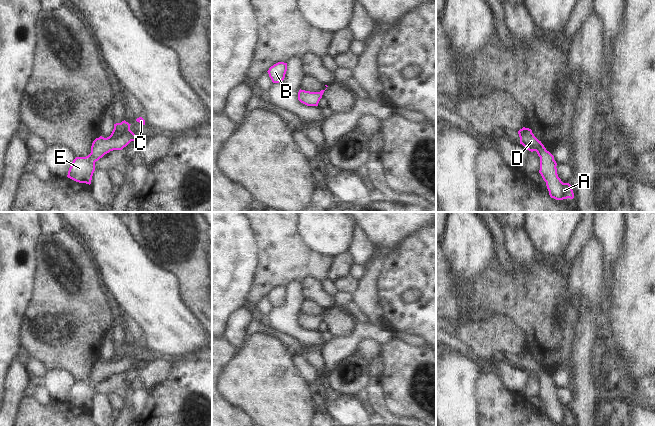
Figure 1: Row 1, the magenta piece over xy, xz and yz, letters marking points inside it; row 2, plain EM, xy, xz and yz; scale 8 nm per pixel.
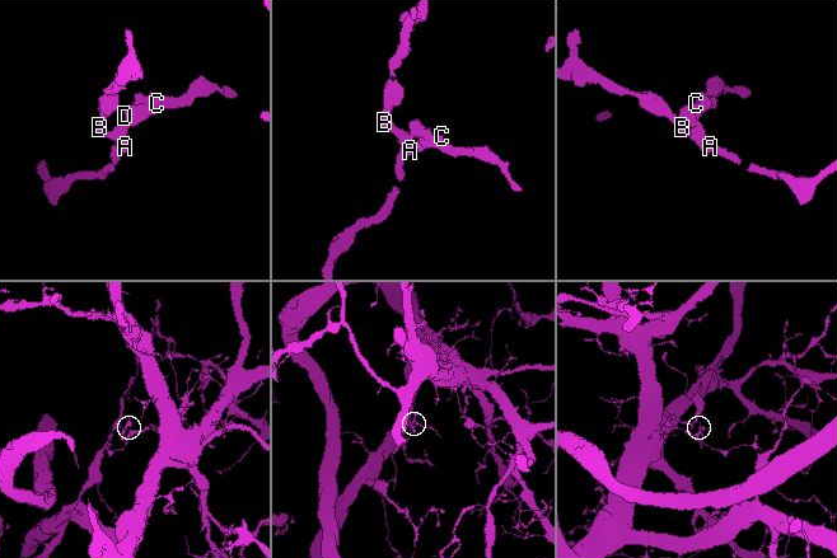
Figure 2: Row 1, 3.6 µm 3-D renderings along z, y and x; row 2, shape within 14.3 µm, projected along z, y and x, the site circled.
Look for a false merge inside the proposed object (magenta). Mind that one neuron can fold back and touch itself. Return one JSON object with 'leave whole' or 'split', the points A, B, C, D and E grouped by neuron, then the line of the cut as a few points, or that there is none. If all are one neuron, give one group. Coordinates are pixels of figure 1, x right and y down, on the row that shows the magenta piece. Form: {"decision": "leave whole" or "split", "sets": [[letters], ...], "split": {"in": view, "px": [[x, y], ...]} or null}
{"decision": "leave whole", "sets": [["A", "B", "C", "D", "E"]], "split": null}

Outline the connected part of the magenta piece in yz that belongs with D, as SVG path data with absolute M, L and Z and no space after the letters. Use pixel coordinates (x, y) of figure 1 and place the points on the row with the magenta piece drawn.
M523 127L518 131L520 144L527 150L536 151L540 157L540 170L543 180L546 182L547 189L551 198L556 200L573 199L574 193L569 183L563 183L557 174L557 163L554 156L546 150L544 145L539 141L532 130Z

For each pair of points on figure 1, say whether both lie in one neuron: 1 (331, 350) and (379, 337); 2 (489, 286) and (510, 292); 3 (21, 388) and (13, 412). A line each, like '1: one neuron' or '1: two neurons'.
1: one neuron
2: one neuron
3: one neuron

